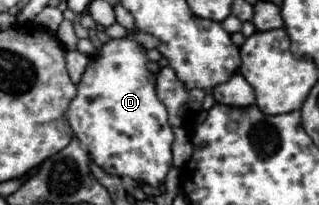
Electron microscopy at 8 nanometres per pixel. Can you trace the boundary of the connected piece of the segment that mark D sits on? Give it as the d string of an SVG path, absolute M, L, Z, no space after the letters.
M125 37L111 39L91 57L77 85L77 97L69 105L67 119L75 137L89 147L93 161L103 171L161 187L171 167L173 131L167 121L167 111L157 99L155 85L149 81L145 63L147 57L135 41Z

